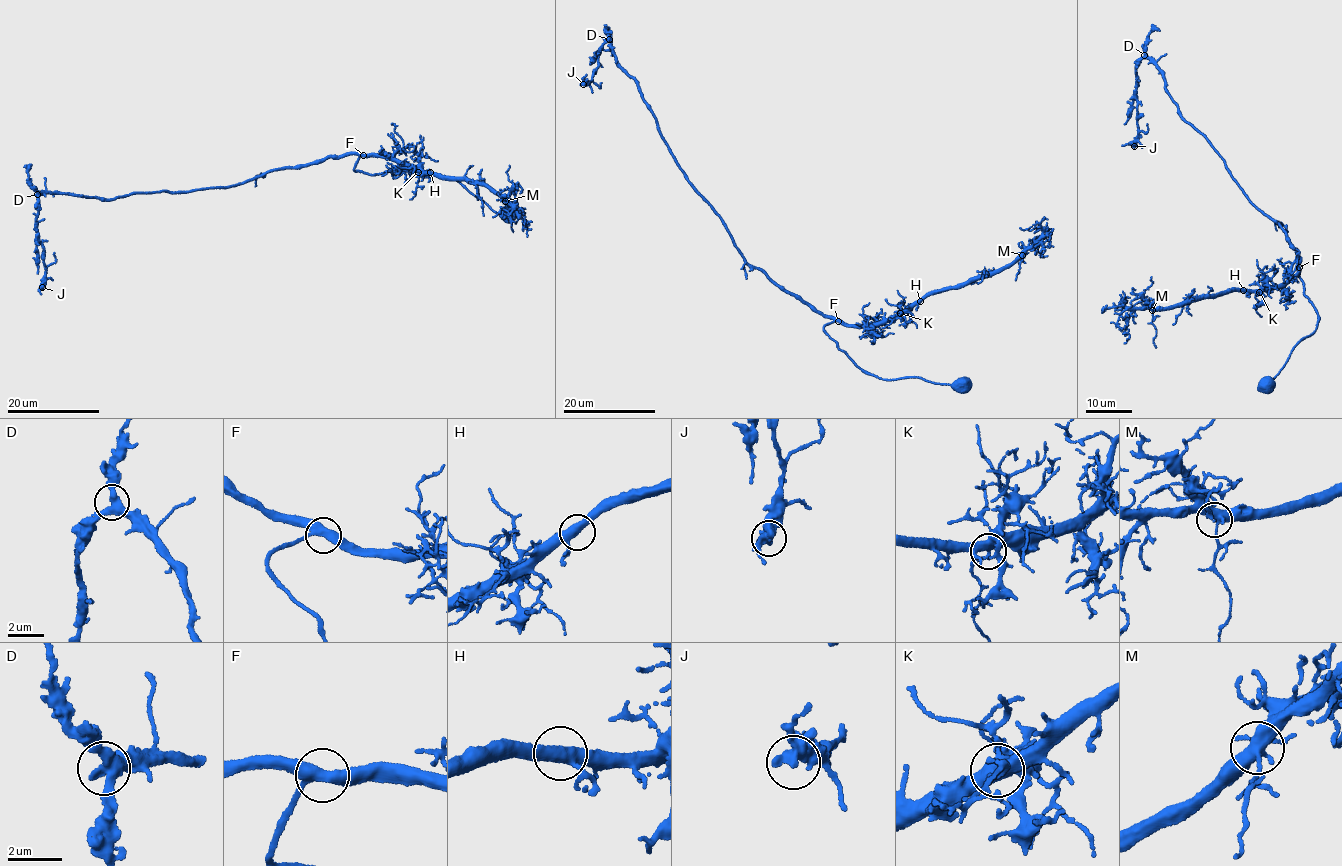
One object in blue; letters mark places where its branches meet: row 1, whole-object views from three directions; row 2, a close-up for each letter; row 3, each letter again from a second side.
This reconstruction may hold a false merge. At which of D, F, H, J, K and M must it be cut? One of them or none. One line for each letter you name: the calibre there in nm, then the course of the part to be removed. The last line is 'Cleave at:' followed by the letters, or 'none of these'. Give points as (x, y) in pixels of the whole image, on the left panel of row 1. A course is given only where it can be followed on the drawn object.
Cleave at: none of these

